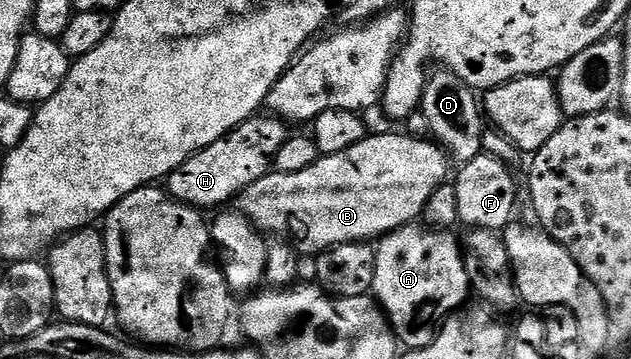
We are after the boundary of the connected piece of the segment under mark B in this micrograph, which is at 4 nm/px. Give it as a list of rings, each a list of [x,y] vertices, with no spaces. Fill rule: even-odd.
[[[371,132],[353,144],[353,148],[322,155],[312,166],[301,172],[272,172],[257,180],[257,184],[249,184],[249,188],[245,188],[245,192],[237,199],[237,209],[260,232],[290,240],[300,255],[318,256],[346,242],[371,242],[397,228],[412,225],[422,215],[433,192],[437,192],[437,188],[448,181],[447,162],[447,151],[427,138],[414,138],[406,132]]]

